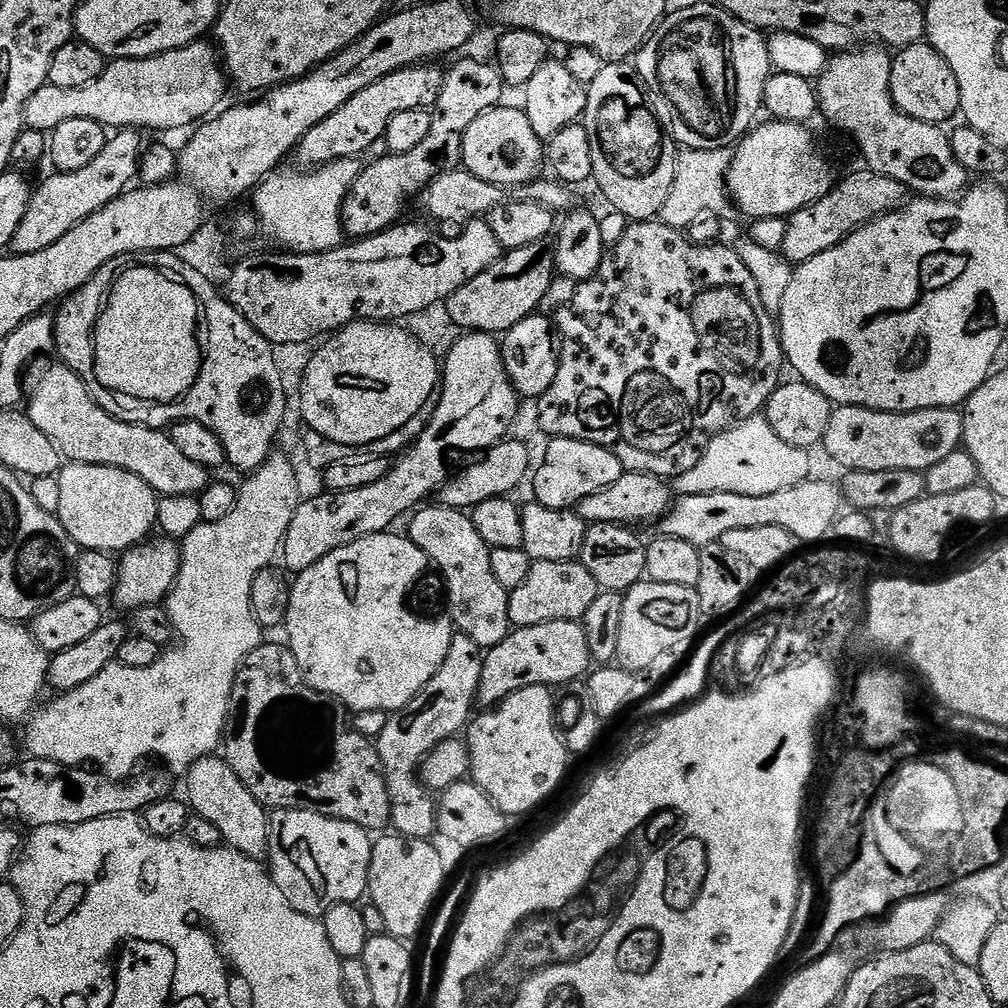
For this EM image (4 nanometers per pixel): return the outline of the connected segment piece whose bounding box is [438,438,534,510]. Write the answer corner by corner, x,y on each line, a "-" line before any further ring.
505,438
500,443
487,449
473,464
468,464
460,473
445,480
438,493
439,503
446,508
471,510
482,502
490,502
490,498
499,496
511,497
512,491
520,483
529,479
534,465
528,445
515,438

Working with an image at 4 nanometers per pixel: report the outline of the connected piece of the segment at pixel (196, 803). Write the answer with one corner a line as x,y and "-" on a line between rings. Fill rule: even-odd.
213,754
194,762
186,773
188,779
187,803
195,815
206,818
217,829
221,841
227,847
253,858
260,858
268,850
269,813
257,802
254,794
242,786
242,778
230,770
230,766
219,755

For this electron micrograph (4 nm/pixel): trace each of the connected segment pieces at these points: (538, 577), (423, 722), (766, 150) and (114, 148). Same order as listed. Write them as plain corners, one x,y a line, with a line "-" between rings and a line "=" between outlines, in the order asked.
577,561
570,562
535,562
526,582
511,589
508,594
510,622
513,629
529,628
546,622
559,620
583,621
586,610
594,603
594,598
601,593
601,588
594,582
594,574
=
456,632
450,642
450,650
446,653
446,662
426,682
426,686
416,695
405,708
399,708
397,712
391,713
384,724
384,729
380,732
380,740
375,741
376,750
380,753
380,767
384,773
384,781
388,783
388,793
392,799
392,818
391,827
401,836
418,838
426,840
437,835
436,831
436,809
437,801
433,793
429,792
423,784
420,783
419,770
424,759
428,757
442,742
459,737
467,729
470,721
473,719
474,711
478,701
478,686
482,682
482,666
484,665
485,649
478,646
478,642
466,638
466,634
=
769,119
767,123
757,123
752,131
735,145
732,164
728,168
728,194
735,207
739,211
741,208
752,220
775,216
790,217
798,210
809,208
811,204
818,202
818,198
825,196
838,180
838,176
832,173
831,162
820,153
820,148
812,137
811,127
774,119
=
120,130
109,139
108,144
82,170
73,172
56,172
41,188
37,187
32,193
32,201
26,210
26,218
22,218
22,226
18,226
18,234
14,234
11,251
17,256
22,254
38,254
38,250
46,250
58,242
74,226
78,226
90,214
102,210
114,198
118,198
137,179
140,171
141,133
136,130

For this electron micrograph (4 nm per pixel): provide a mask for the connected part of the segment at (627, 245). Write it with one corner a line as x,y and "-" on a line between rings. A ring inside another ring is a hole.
656,218
641,220
629,223
620,233
620,239
605,251
604,260
595,276
589,280
571,280
565,276
553,280
550,290
546,290
542,308
562,337
562,362
558,366
558,374
550,390
546,390
546,394
538,398
540,404
538,427
547,436
550,438
561,436
602,446
615,454
629,472
645,472
661,478
675,478
698,466
708,448
708,443
715,436
722,434
728,428
733,428
741,420
748,420
763,413
770,394
774,394
774,390
782,383
780,371
785,371
786,368
784,349
780,346
778,324
773,313
768,312
766,306
762,306
762,298
758,298
758,286
754,283
754,274
746,270
746,265
743,264
742,258
738,258
735,247
727,248
720,243
697,242
685,235
681,229
666,226
-
686,396
690,398
692,404
700,404
700,410
696,410
696,426
680,426
682,420
692,420
690,414
692,406

